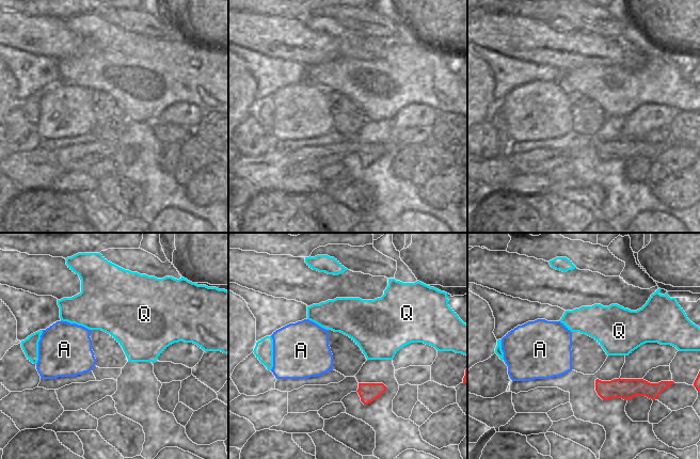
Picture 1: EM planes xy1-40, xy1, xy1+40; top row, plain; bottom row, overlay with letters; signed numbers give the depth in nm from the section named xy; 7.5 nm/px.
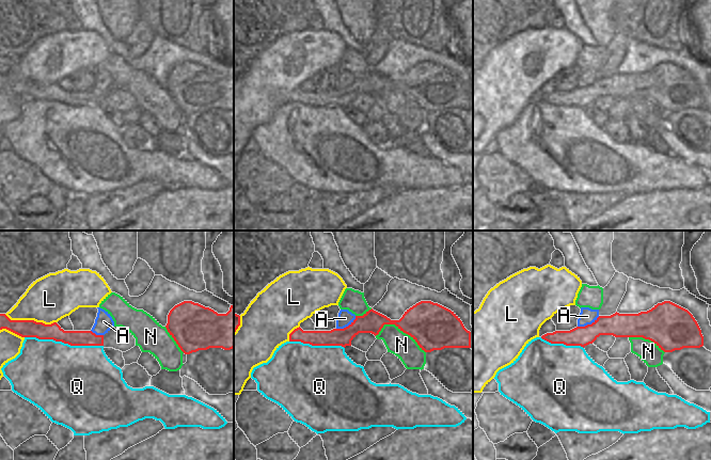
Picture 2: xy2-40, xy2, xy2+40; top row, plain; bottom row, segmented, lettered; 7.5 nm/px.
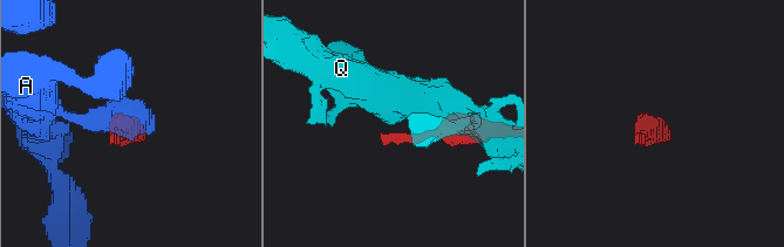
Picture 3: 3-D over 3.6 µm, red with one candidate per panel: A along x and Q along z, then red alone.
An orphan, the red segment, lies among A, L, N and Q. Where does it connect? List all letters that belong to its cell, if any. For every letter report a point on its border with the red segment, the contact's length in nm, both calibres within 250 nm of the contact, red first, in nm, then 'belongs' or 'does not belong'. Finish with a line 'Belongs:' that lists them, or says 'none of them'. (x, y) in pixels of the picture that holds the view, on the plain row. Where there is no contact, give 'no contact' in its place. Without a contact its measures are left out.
A: xy2 (346, 88) | 180 nm | 160/120 nm | does not belong
L: xy2-40 (30, 81) | 400 nm | 130/340 nm | does not belong
N: xy2 (399, 89) | 400 nm | 340/180 nm | does not belong
Q: xy2-40 (64, 104) | 600 nm | 120/500 nm | does not belong
Belongs: none of them

